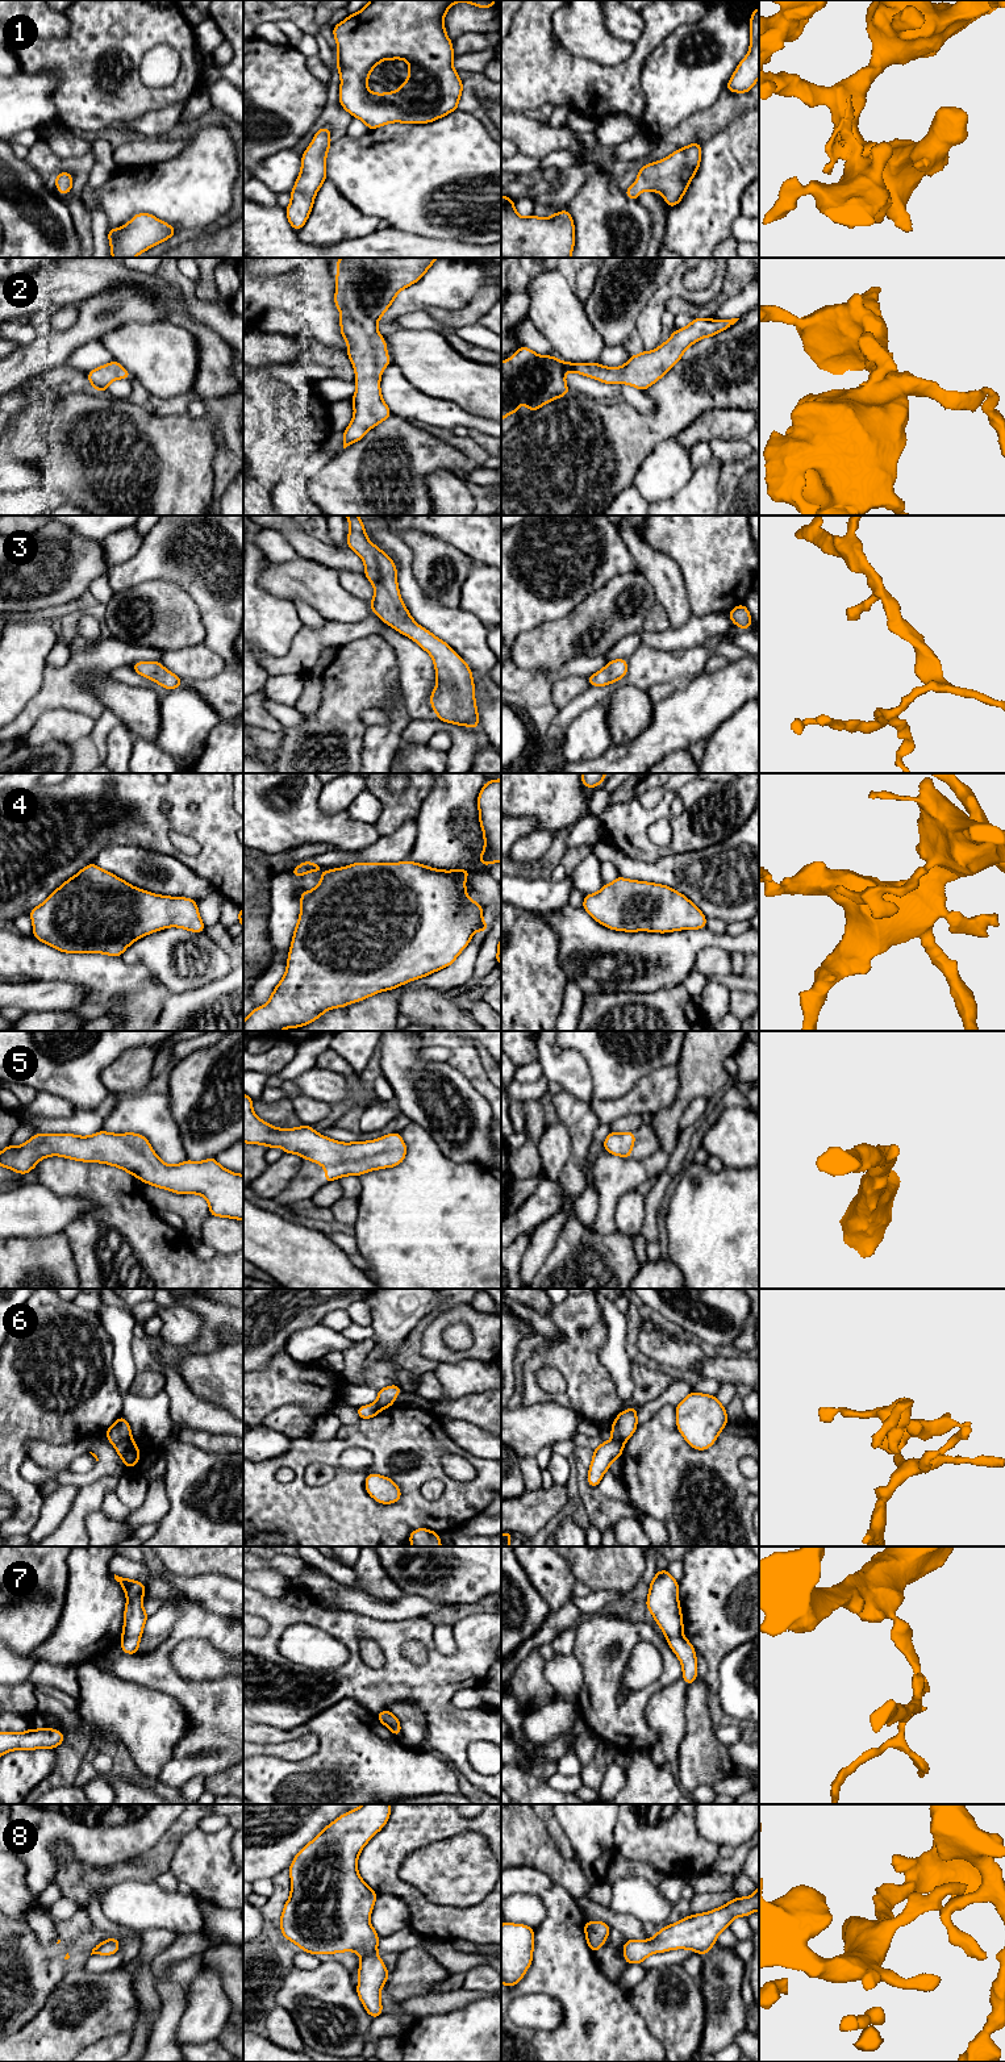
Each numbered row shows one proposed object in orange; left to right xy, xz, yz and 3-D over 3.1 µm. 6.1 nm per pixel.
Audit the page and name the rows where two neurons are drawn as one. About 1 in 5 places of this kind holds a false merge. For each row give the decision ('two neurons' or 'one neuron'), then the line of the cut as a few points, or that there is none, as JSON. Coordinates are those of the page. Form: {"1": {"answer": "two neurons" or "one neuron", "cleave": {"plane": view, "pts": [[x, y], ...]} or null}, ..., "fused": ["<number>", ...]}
{"1": {"answer": "one neuron", "cleave": null}, "2": {"answer": "one neuron", "cleave": null}, "3": {"answer": "one neuron", "cleave": null}, "4": {"answer": "one neuron", "cleave": null}, "5": {"answer": "one neuron", "cleave": null}, "6": {"answer": "two neurons", "cleave": {"plane": "xy", "pts": [[130, 1436], [115, 1445]]}}, "7": {"answer": "one neuron", "cleave": null}, "8": {"answer": "one neuron", "cleave": null}, "fused": ["6"]}

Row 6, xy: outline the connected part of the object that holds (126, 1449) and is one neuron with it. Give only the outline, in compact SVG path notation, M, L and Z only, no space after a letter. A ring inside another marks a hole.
M132 1437L120 1441L116 1445L117 1454L124 1461L126 1469L138 1465L141 1452Z

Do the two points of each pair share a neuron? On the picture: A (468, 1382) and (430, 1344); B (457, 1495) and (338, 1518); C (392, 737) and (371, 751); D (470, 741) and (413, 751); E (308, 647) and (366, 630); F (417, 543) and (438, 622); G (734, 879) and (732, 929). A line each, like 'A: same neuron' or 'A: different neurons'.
A: different neurons
B: same neuron
C: same neuron
D: different neurons
E: same neuron
F: different neurons
G: different neurons

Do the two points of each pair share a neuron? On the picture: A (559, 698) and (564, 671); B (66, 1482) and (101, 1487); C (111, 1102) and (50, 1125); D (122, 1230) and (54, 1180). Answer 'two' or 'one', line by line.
A: two
B: two
C: one
D: one

